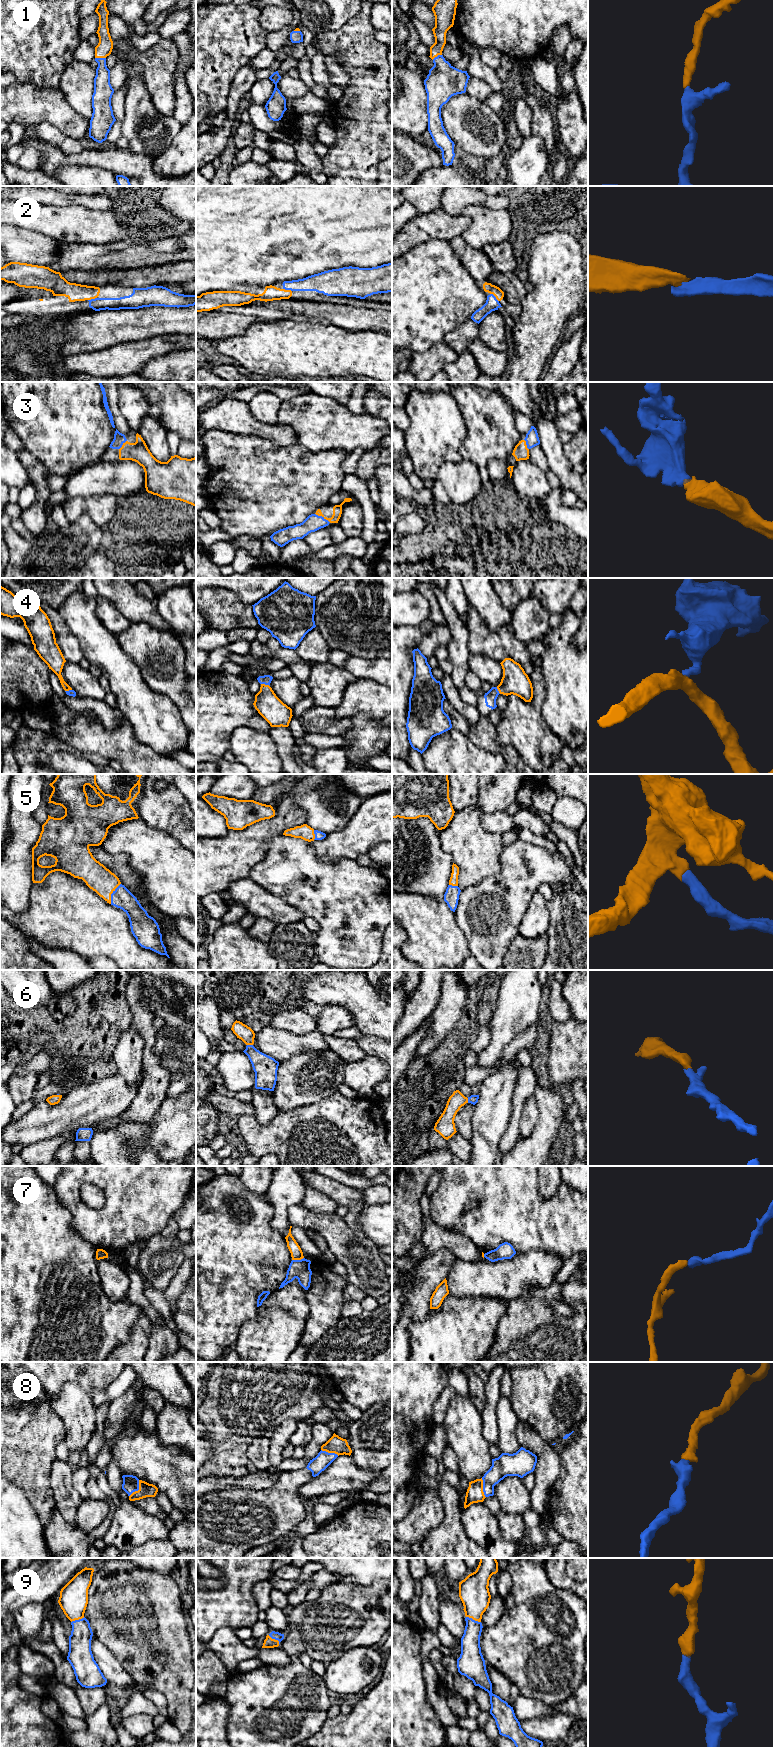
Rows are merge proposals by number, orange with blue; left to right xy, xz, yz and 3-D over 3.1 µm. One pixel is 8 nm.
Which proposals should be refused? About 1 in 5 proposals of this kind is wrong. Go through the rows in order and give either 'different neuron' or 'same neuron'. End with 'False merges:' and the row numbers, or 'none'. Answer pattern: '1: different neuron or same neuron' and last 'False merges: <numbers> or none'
1: same neuron
2: same neuron
3: same neuron
4: same neuron
5: same neuron
6: same neuron
7: different neuron
8: same neuron
9: same neuron
False merges: 7

